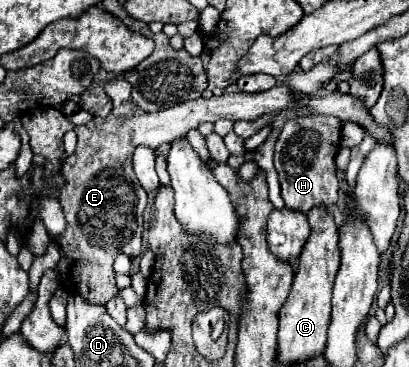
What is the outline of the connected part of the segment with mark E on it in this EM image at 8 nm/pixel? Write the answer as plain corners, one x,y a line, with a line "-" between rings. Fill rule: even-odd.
122,78
108,80
104,86
106,94
112,98
114,108
108,118
92,118
92,122
84,126
74,126
78,136
78,144
72,156
60,168
60,176
64,178
66,186
60,190
60,204
66,218
66,230
54,236
54,242
60,246
60,262
56,266
60,274
60,286
72,294
80,294
86,302
98,304
98,298
112,298
112,290
116,288
116,274
112,270
114,258
124,252
130,258
140,254
142,246
142,214
146,208
146,192
140,188
140,182
132,170
132,154
138,146
158,148
170,140
186,136
188,130
198,128
202,122
216,122
220,118
228,120
252,120
262,116
264,112
276,110
290,110
294,102
316,110
320,114
336,116
342,122
358,122
366,128
376,140
384,140
392,144
392,136
384,132
370,116
368,108
360,104
354,96
348,94
328,94
322,98
308,98
308,96
292,96
288,88
274,86
270,90
258,94
244,94
244,92
230,92
222,96
198,98
188,100
184,104
172,106
160,112
144,112
136,108
130,98
130,84

